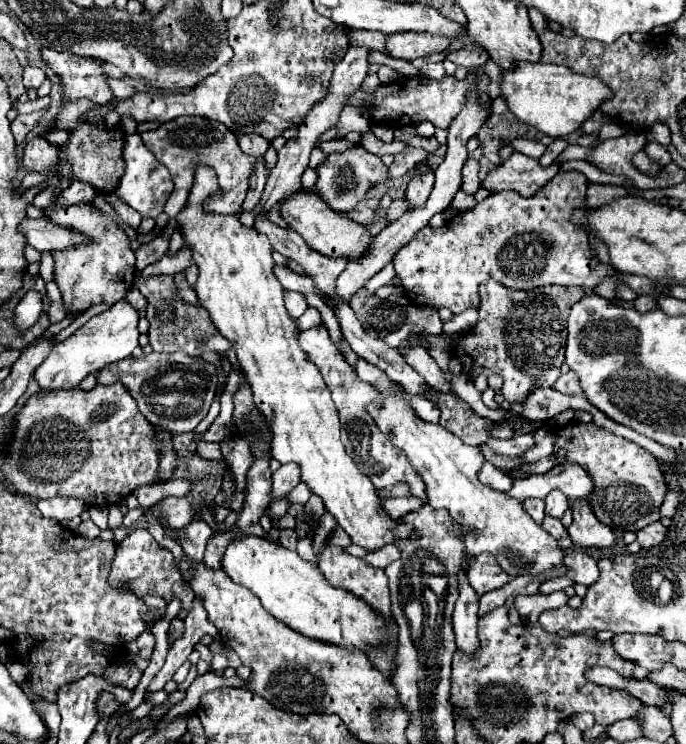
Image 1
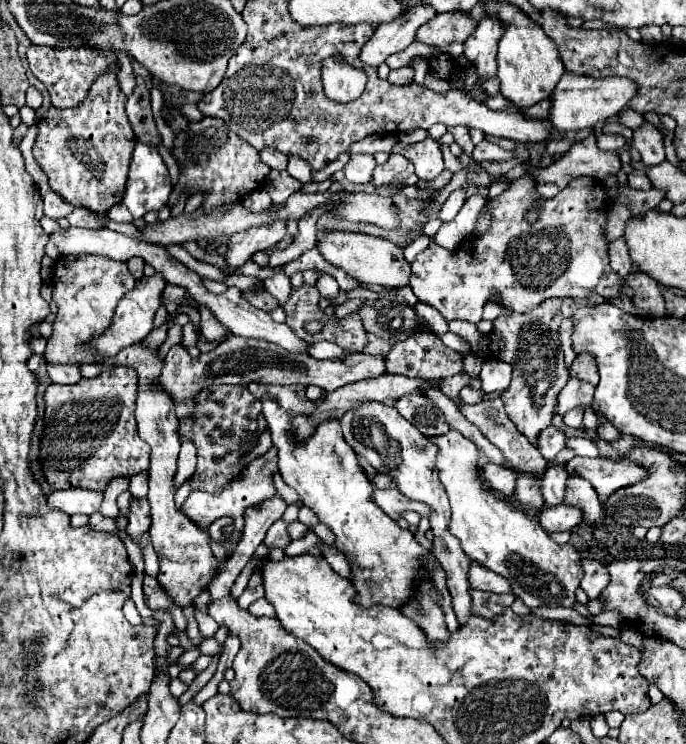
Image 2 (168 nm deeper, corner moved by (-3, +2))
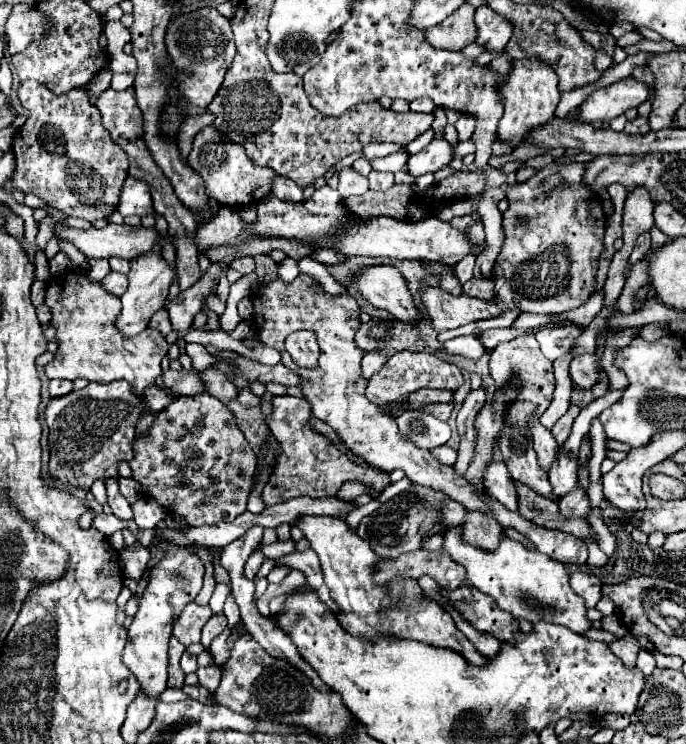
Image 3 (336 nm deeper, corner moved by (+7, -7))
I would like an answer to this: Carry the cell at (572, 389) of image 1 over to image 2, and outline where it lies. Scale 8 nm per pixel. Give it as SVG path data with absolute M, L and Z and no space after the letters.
M580 353L574 363L572 363L572 373L576 377L582 377L584 381L592 383L592 385L598 385L598 369L596 369L596 359L594 355L590 353Z

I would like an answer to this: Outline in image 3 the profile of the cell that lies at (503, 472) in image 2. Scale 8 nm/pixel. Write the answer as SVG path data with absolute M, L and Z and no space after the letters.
M496 462L496 464L490 464L486 468L484 486L506 508L510 508L510 510L518 508L518 494L516 494L516 488L514 488L514 484L510 480L510 474L508 474L504 462Z

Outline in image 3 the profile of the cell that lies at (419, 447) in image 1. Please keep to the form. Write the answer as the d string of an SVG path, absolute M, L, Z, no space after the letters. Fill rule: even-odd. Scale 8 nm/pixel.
M448 526L442 532L442 548L466 568L468 582L478 588L480 592L488 594L494 598L494 602L510 612L514 618L526 618L530 622L552 622L552 624L562 624L570 628L576 634L582 634L590 628L590 620L586 618L586 608L584 600L570 588L568 580L570 574L566 570L566 564L548 558L548 554L542 554L538 550L526 550L520 542L508 538L506 534L500 536L500 544L496 550L486 552L478 546L472 546L464 540L462 526ZM554 608L554 612L536 612L536 610L546 610Z

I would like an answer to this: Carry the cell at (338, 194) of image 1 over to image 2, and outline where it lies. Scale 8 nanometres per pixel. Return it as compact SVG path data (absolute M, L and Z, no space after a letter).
M352 155L344 167L346 179L352 183L370 183L376 161L372 155Z

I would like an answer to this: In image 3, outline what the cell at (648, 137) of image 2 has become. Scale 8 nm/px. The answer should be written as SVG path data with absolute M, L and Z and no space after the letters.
M636 118L636 120L628 122L626 128L624 128L624 132L628 132L628 134L646 134L648 130L650 128L648 128L648 120L646 118Z

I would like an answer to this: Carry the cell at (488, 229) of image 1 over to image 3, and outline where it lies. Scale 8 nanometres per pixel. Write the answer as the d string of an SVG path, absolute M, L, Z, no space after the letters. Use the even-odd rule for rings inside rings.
M550 164L538 170L530 180L514 184L506 192L510 208L502 214L506 238L494 262L494 298L482 300L468 294L454 296L438 286L422 286L420 300L436 332L458 328L474 320L496 318L514 308L532 314L566 312L582 306L590 298L596 290L596 270L602 252L606 214L600 198L584 186L582 172L584 164ZM550 174L560 174L564 184L552 192L544 192L542 182ZM520 216L528 218L530 224L518 226L516 218Z

